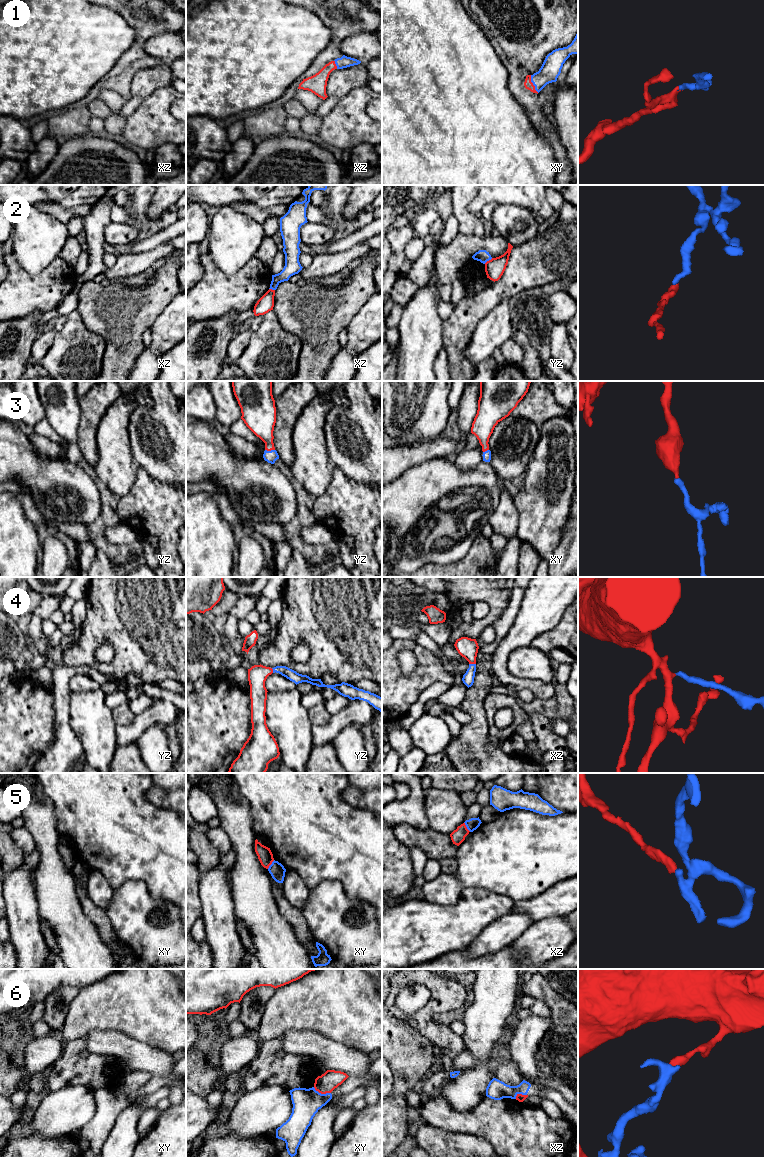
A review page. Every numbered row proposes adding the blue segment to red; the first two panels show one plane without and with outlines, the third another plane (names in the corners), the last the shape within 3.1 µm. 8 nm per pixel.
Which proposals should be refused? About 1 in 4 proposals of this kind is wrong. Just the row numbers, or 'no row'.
2, 5, 6

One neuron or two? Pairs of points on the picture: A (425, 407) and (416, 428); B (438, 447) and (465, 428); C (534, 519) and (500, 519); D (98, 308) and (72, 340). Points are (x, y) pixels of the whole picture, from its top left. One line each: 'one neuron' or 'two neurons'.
A: one neuron
B: two neurons
C: two neurons
D: two neurons

